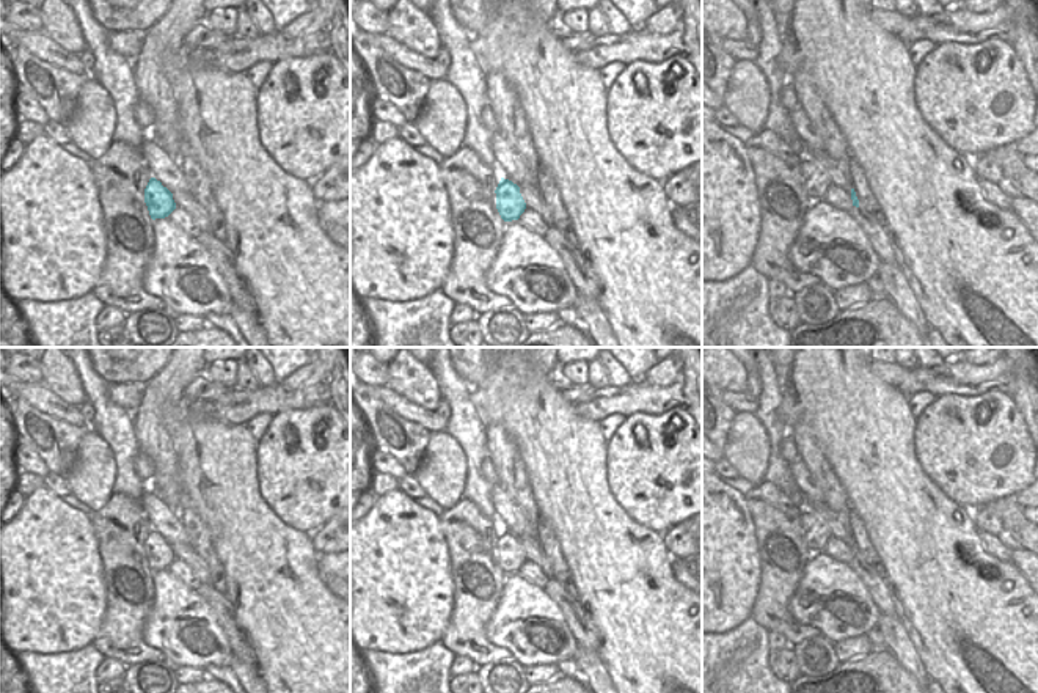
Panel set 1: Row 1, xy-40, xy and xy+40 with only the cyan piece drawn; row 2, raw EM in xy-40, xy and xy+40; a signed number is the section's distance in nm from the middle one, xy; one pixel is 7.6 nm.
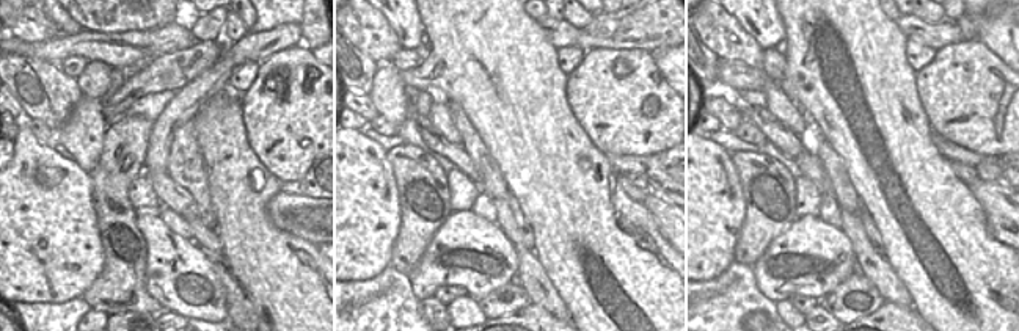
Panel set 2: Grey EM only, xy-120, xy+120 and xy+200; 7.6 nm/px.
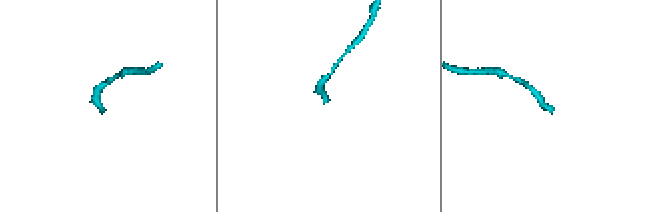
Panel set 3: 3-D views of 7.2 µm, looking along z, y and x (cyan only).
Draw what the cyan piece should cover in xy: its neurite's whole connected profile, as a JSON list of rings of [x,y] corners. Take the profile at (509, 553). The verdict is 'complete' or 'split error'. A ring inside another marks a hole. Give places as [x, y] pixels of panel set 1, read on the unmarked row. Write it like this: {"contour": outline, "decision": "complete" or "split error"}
{"contour": [[[501,530],[496,542],[496,561],[504,574],[518,572],[526,561],[520,539],[509,531]]], "decision": "complete"}

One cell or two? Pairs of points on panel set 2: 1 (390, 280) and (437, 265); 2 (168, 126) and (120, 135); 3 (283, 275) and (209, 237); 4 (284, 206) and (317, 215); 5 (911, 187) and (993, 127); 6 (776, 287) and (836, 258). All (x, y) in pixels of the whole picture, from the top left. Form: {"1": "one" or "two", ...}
{"1": "two", "2": "two", "3": "two", "4": "one", "5": "two", "6": "one"}

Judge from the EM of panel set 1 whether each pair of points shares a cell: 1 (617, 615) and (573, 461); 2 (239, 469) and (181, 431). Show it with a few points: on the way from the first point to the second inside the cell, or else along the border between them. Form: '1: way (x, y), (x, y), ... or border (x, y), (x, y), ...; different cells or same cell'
1: border (589, 434), (577, 436), (584, 458), (566, 473); different cells
2: way (220, 478), (212, 478), (193, 459), (192, 450); same cell

